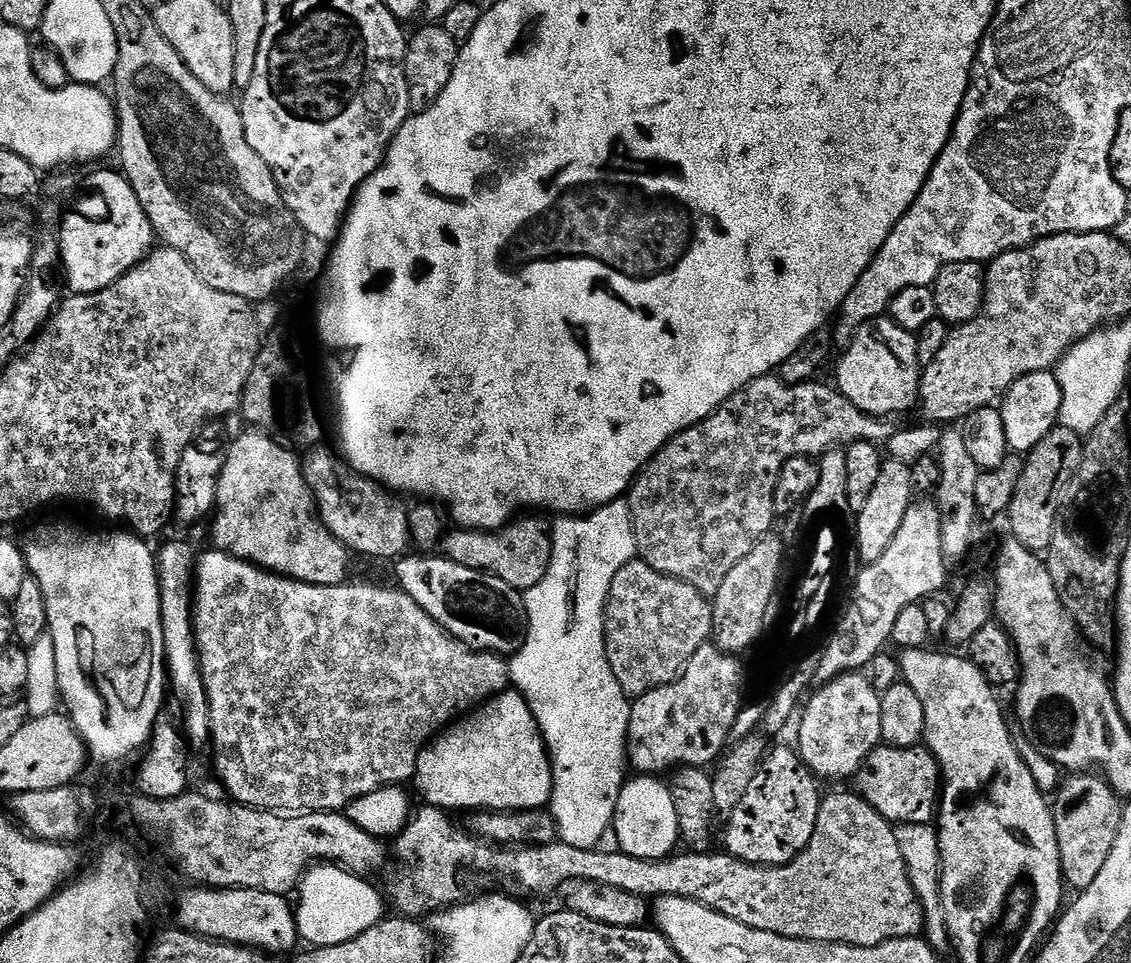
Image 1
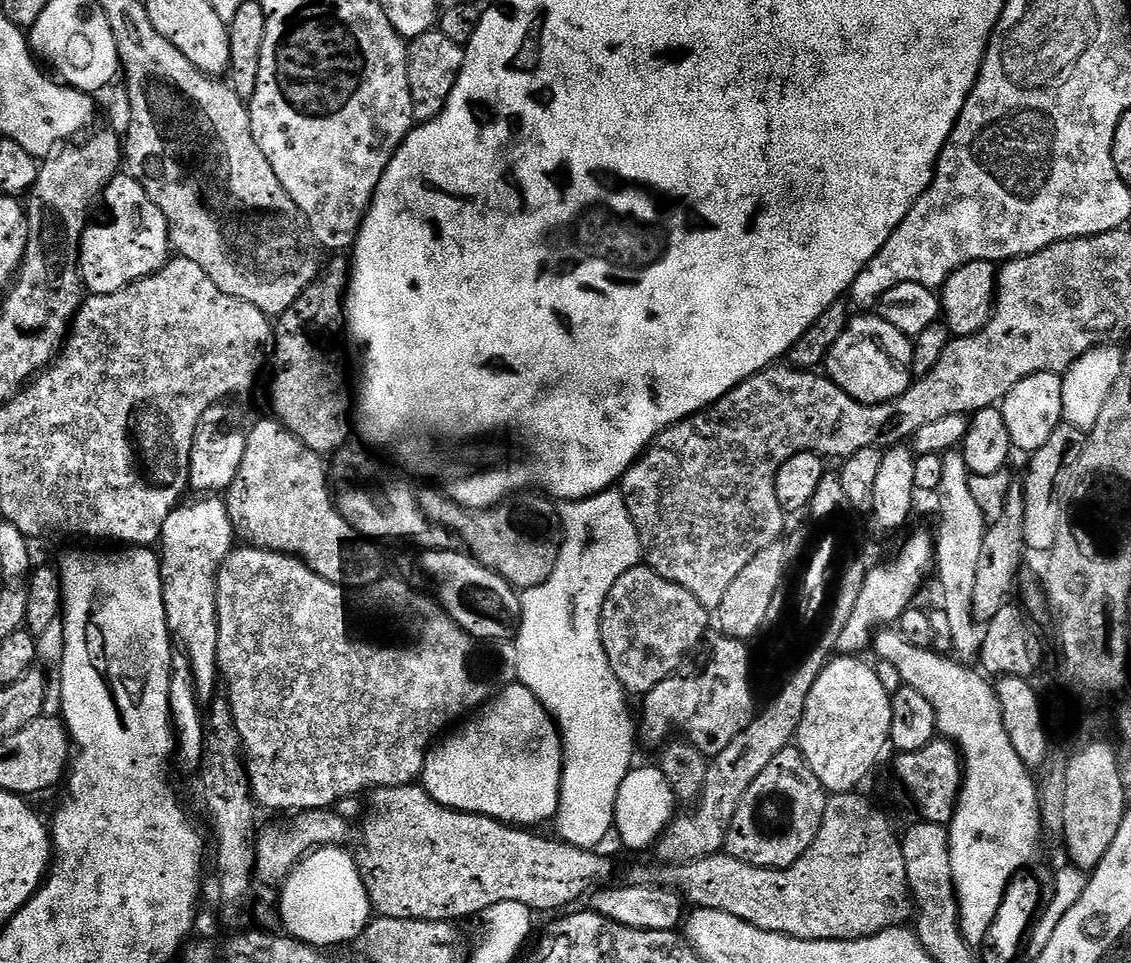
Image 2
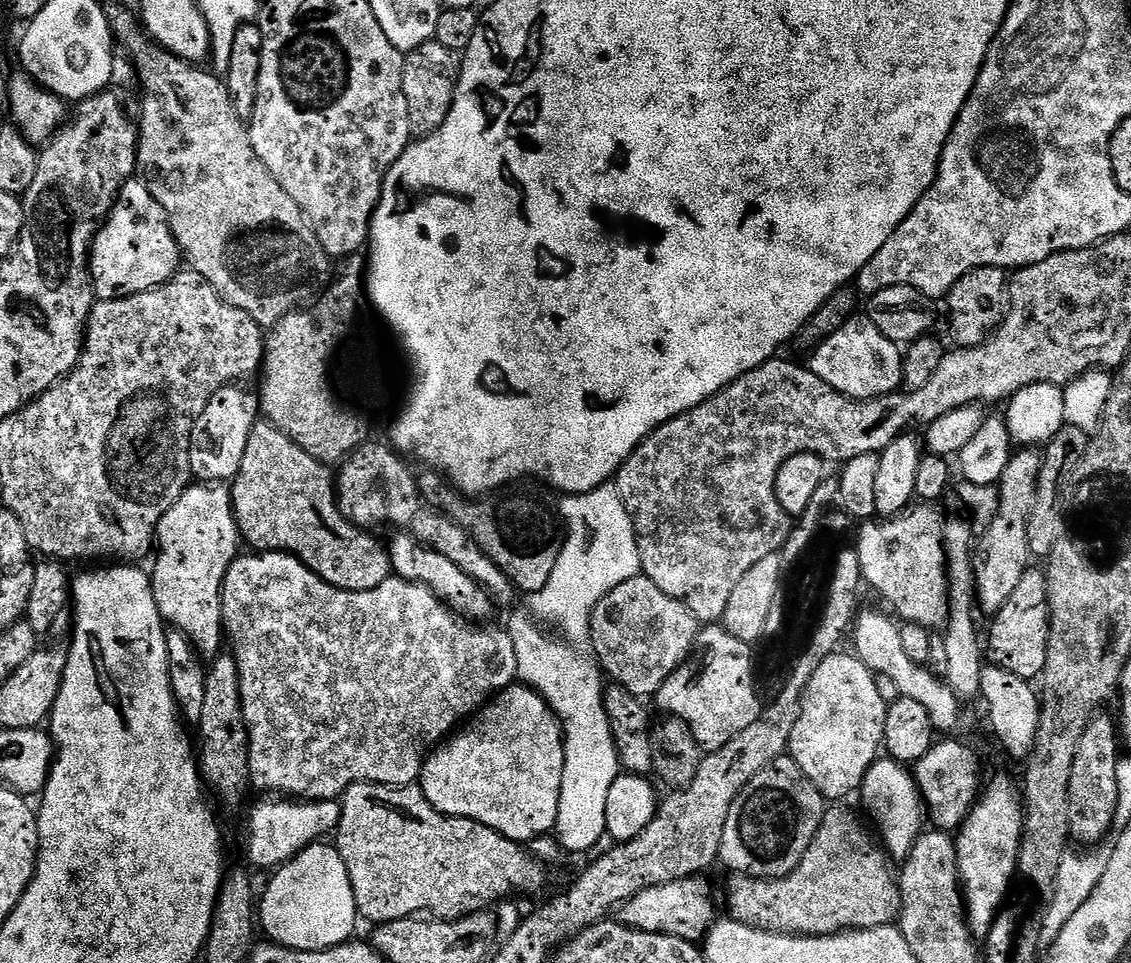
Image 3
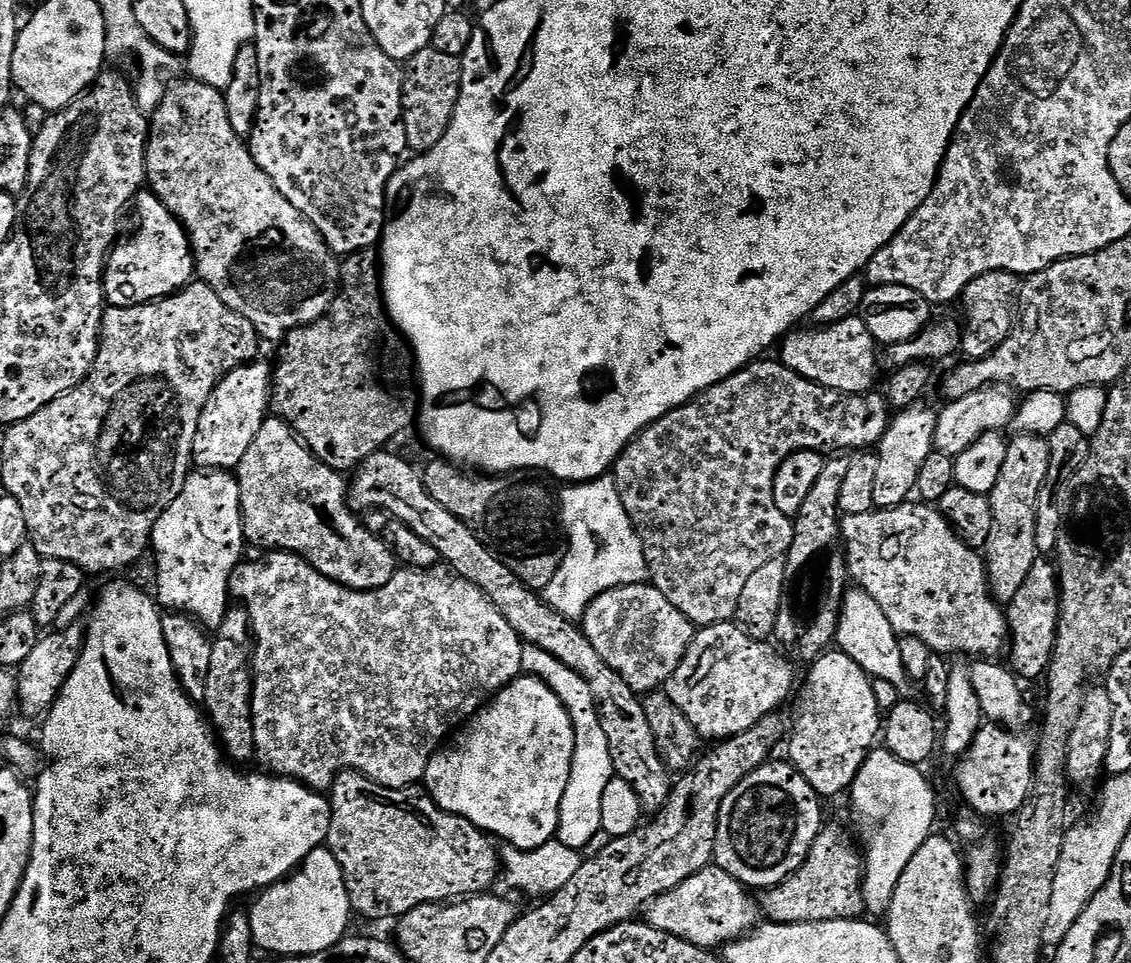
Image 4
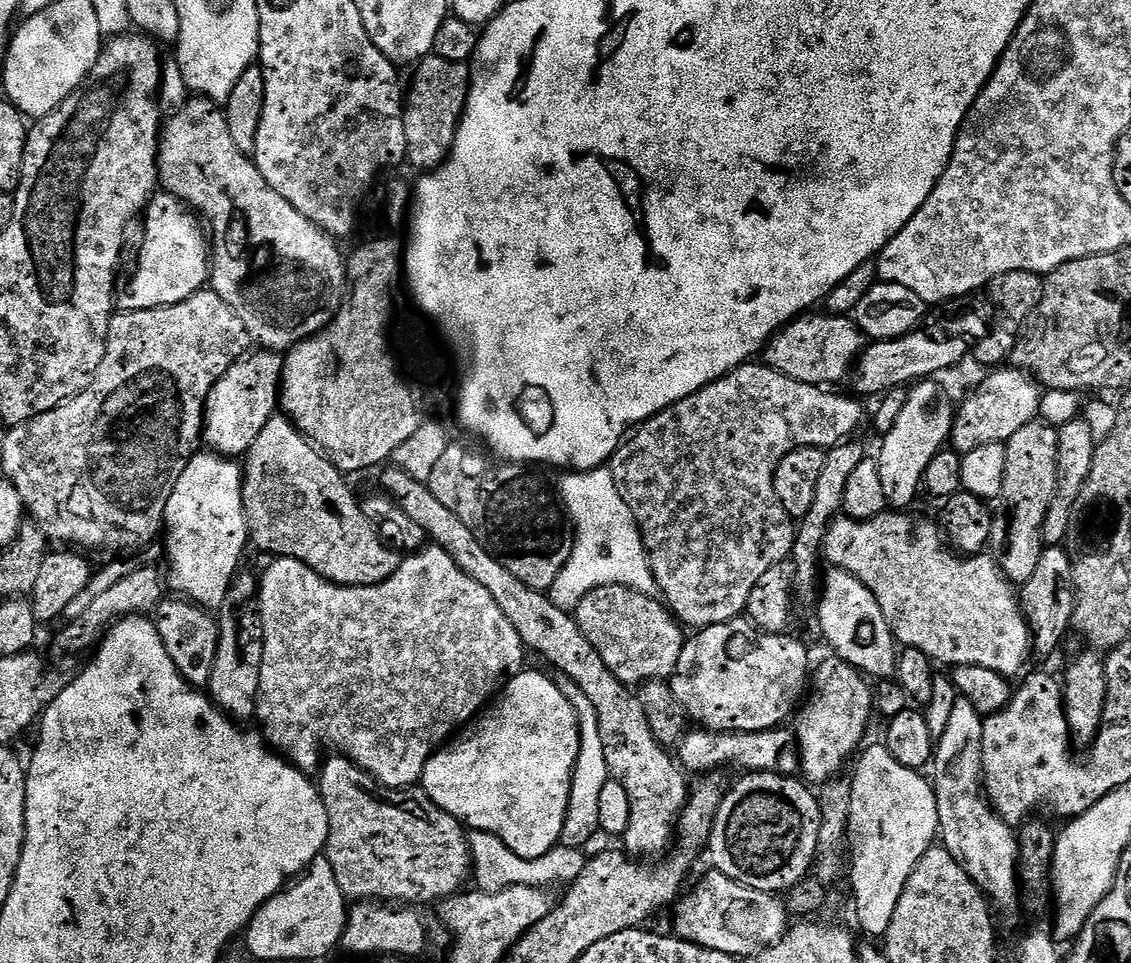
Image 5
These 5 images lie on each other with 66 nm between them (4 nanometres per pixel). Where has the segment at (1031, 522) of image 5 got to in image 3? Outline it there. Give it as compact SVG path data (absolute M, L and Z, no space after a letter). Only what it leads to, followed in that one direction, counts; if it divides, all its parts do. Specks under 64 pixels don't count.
M1013 451L998 485L1000 505L997 517L979 537L971 554L975 572L975 603L988 618L1002 610L1006 600L1022 581L1024 572L1030 567L1028 525L1032 518L1032 507L1036 505L1036 484L1040 480L1040 468L1043 465L1044 458L1039 451Z

